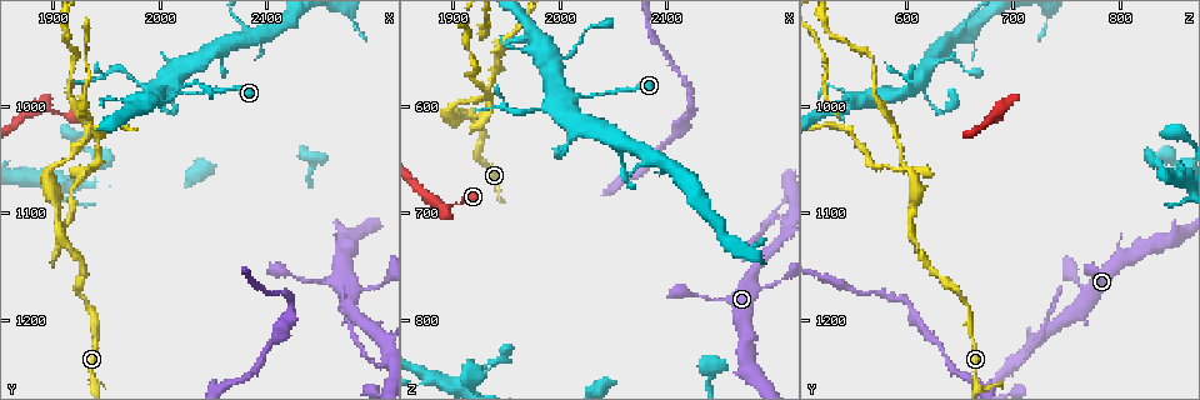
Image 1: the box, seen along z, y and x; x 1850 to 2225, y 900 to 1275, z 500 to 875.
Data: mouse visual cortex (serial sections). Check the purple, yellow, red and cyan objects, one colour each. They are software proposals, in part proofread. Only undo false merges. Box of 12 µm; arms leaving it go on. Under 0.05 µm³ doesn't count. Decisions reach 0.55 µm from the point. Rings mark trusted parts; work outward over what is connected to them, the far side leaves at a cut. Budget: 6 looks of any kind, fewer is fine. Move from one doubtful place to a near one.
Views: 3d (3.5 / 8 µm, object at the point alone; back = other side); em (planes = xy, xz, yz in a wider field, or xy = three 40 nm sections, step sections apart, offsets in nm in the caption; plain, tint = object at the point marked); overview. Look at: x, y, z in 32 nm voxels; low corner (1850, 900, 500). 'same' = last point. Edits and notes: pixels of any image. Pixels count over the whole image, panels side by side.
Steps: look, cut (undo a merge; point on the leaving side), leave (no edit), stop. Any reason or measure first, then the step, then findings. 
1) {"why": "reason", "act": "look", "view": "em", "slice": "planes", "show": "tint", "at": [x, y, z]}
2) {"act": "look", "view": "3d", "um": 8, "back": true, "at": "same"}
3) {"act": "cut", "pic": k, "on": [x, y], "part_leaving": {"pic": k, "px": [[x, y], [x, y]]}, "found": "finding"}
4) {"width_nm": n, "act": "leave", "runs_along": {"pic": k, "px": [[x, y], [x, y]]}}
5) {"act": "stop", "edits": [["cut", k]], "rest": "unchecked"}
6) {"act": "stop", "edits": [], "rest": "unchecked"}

{"why": "sharp bend", "act": "look", "view": "3d", "um": 8, "at": [2204, 1242, 704]}

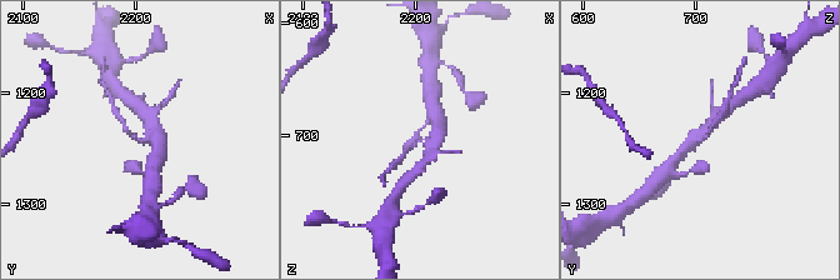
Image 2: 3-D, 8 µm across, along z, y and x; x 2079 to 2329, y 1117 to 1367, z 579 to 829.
{"why": "now the EM", "act": "look", "view": "em", "slice": "xy", "step": 2, "show": "tint", "at": [2204, 1240, 706]}

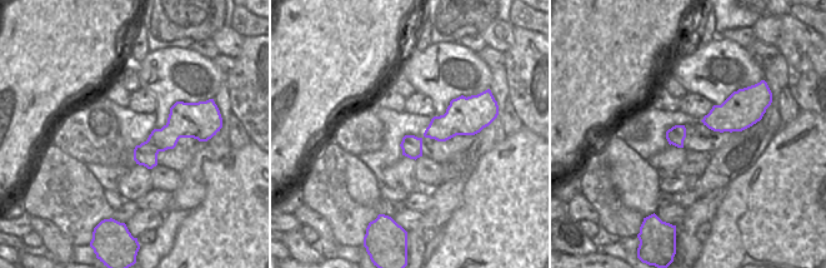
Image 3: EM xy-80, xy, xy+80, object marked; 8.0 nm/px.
{"act": "cut", "pic": 2, "on": [115, 110], "part_leaving": {"pic": 2, "px": [[134, 136], [116, 114], [109, 95]]}, "found": "a second cell is stuck on"}

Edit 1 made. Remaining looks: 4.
{"why": "redraw", "act": "look", "view": "overview"}

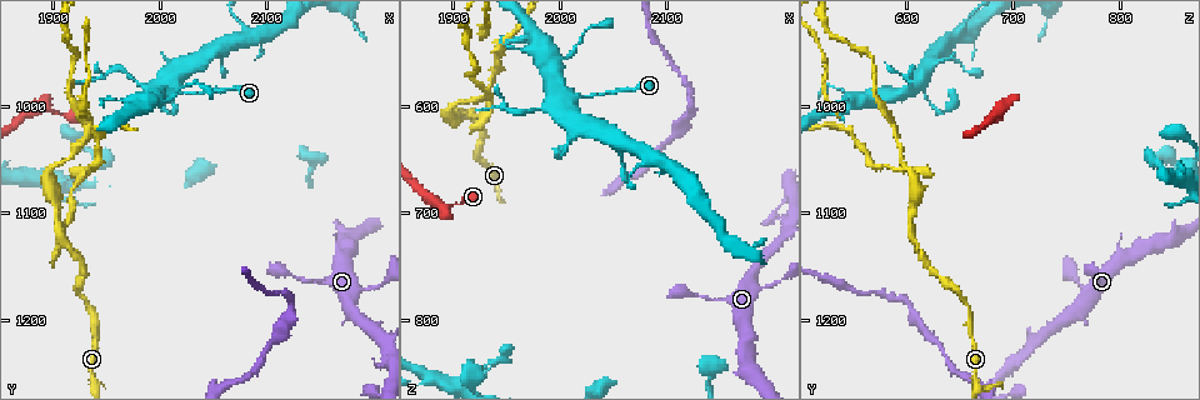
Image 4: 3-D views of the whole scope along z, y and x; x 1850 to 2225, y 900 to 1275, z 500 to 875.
{"why": "arms run side by side", "act": "look", "view": "3d", "um": 3.5, "back": true, "at": [1906, 1118, 604]}

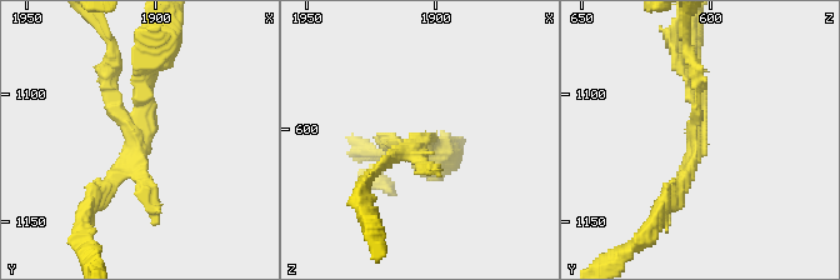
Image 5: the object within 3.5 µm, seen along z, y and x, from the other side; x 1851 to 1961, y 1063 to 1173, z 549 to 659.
{"why": "shape alone is not enough", "act": "look", "view": "em", "slice": "xy", "step": 3, "show": "tint", "at": [1906, 1116, 604]}

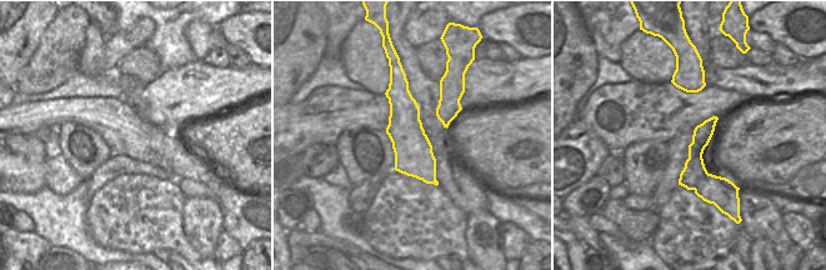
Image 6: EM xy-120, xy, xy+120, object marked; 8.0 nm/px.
{"act": "cut", "pic": 5, "on": [151, 210], "part_leaving": {"pic": 5, "px": [[131, 129], [108, 86], [104, 33]]}, "found": "two cells meet here"}

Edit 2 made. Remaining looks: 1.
{"act": "stop", "edits": [["cut", 2], ["cut", 5]], "rest": "unchecked"}

